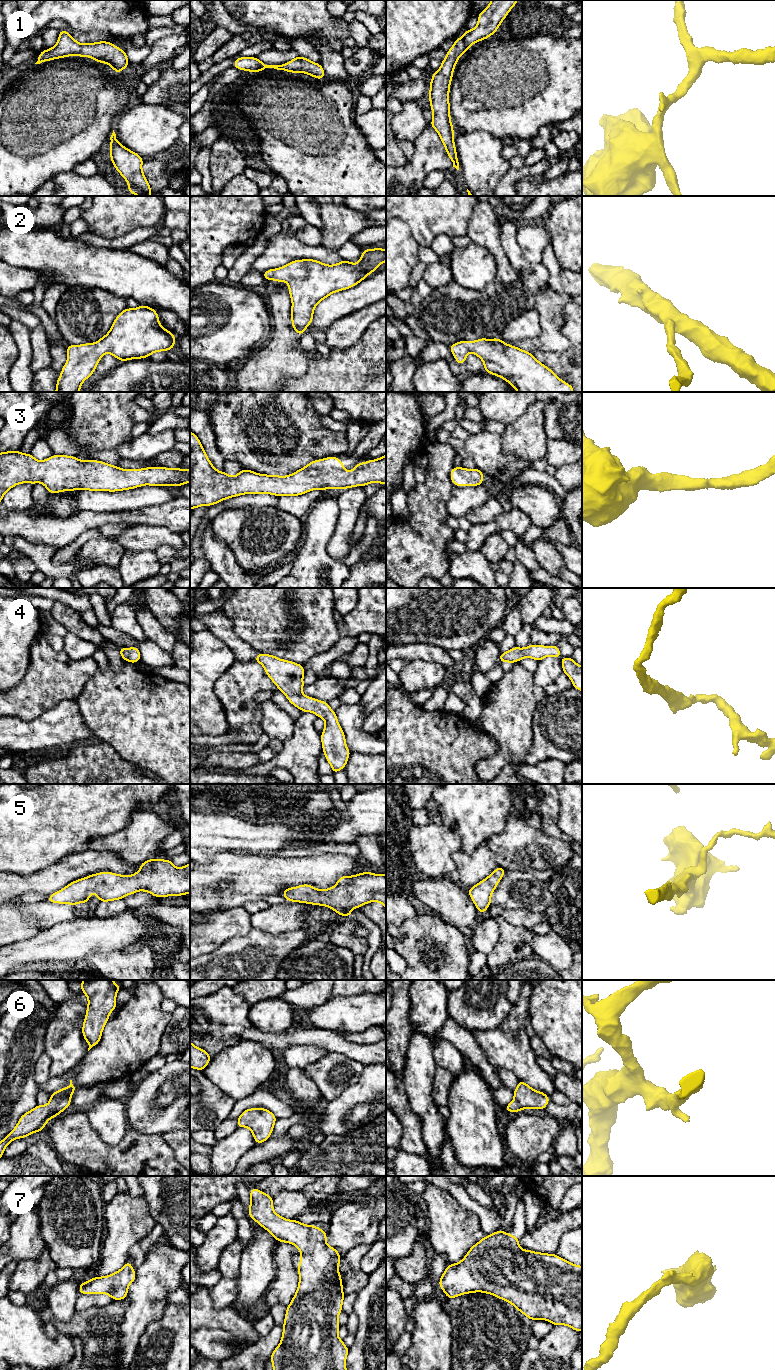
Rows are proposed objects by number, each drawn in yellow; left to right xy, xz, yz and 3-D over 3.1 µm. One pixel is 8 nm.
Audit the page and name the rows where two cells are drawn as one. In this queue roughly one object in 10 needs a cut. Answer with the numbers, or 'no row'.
no row

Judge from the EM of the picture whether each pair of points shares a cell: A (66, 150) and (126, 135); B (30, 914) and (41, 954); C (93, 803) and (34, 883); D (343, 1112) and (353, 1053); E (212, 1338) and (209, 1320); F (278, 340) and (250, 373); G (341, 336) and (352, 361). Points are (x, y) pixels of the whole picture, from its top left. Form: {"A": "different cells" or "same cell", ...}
{"A": "different cells", "B": "different cells", "C": "different cells", "D": "different cells", "E": "different cells", "F": "same cell", "G": "different cells"}

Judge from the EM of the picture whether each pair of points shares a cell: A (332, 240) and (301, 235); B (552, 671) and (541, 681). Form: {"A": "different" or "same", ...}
{"A": "different", "B": "same"}

